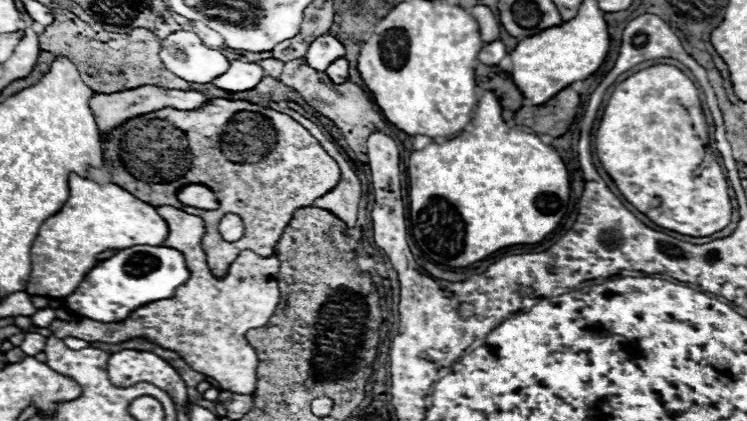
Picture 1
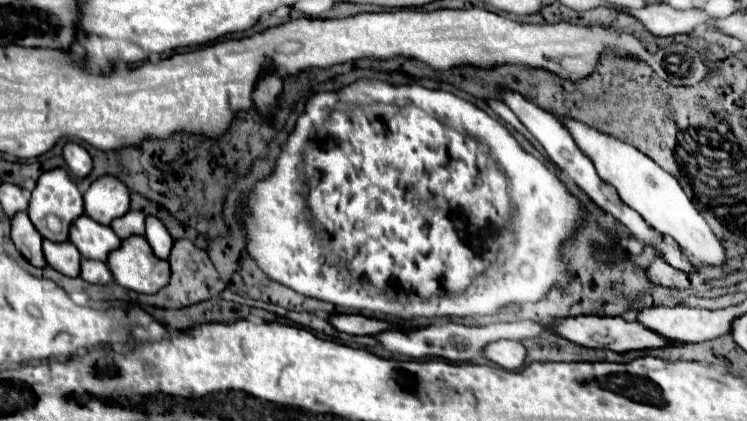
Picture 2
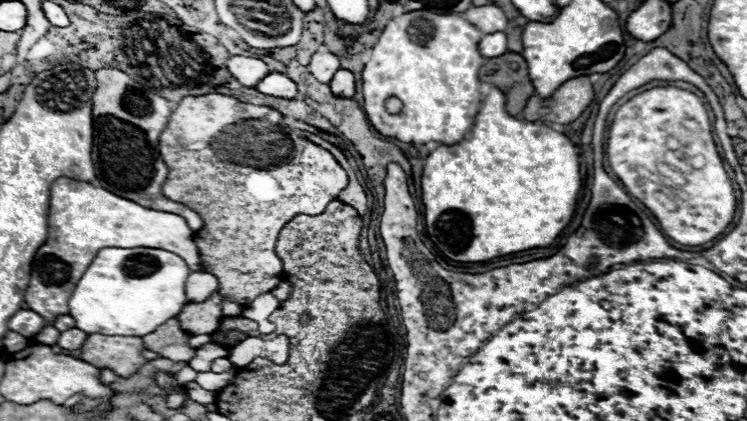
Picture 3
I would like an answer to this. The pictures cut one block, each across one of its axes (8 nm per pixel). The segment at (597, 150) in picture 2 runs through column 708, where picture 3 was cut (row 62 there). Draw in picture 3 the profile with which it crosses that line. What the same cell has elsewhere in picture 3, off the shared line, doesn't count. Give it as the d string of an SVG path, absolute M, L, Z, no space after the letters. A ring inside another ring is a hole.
M232 56L228 60L230 74L244 86L256 88L256 84L270 74L270 68L260 58L248 58L248 56Z

